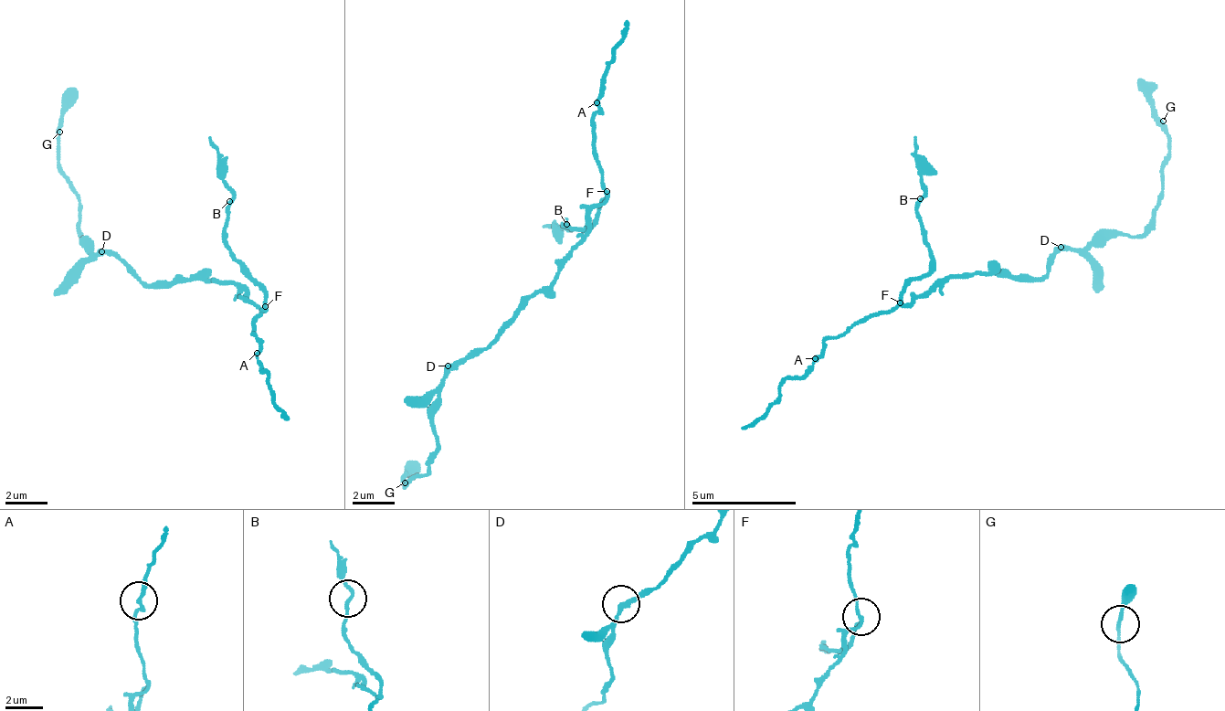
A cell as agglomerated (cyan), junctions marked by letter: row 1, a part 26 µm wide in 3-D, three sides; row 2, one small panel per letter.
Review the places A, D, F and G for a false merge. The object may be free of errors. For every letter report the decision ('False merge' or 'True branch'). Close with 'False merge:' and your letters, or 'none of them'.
A: True branch
D: True branch
F: False merge
G: True branch
False merge: F

